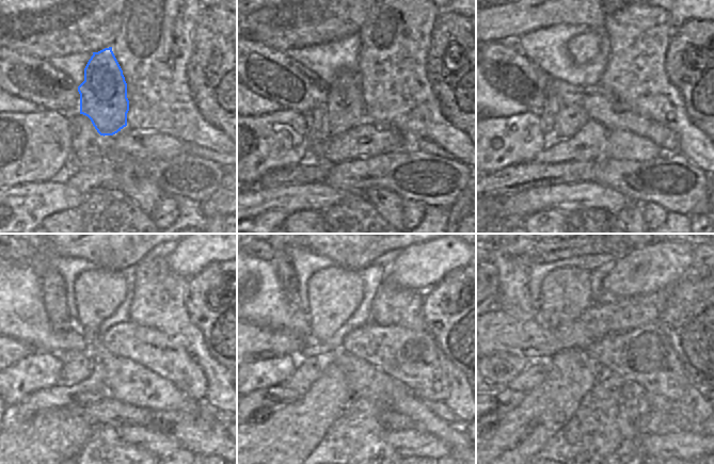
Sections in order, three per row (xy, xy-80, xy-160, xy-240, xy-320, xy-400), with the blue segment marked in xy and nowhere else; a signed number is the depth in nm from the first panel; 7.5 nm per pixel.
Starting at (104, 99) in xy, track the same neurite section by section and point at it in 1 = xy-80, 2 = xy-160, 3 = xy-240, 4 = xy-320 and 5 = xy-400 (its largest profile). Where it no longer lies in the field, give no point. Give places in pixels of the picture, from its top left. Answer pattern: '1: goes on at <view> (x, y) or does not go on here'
1: goes on at xy-80 (345, 106)
2: goes on at xy-160 (571, 118)
3: goes on at xy-240 (77, 365)
4: goes on at xy-320 (308, 368)
5: goes on at xy-400 (535, 374)

